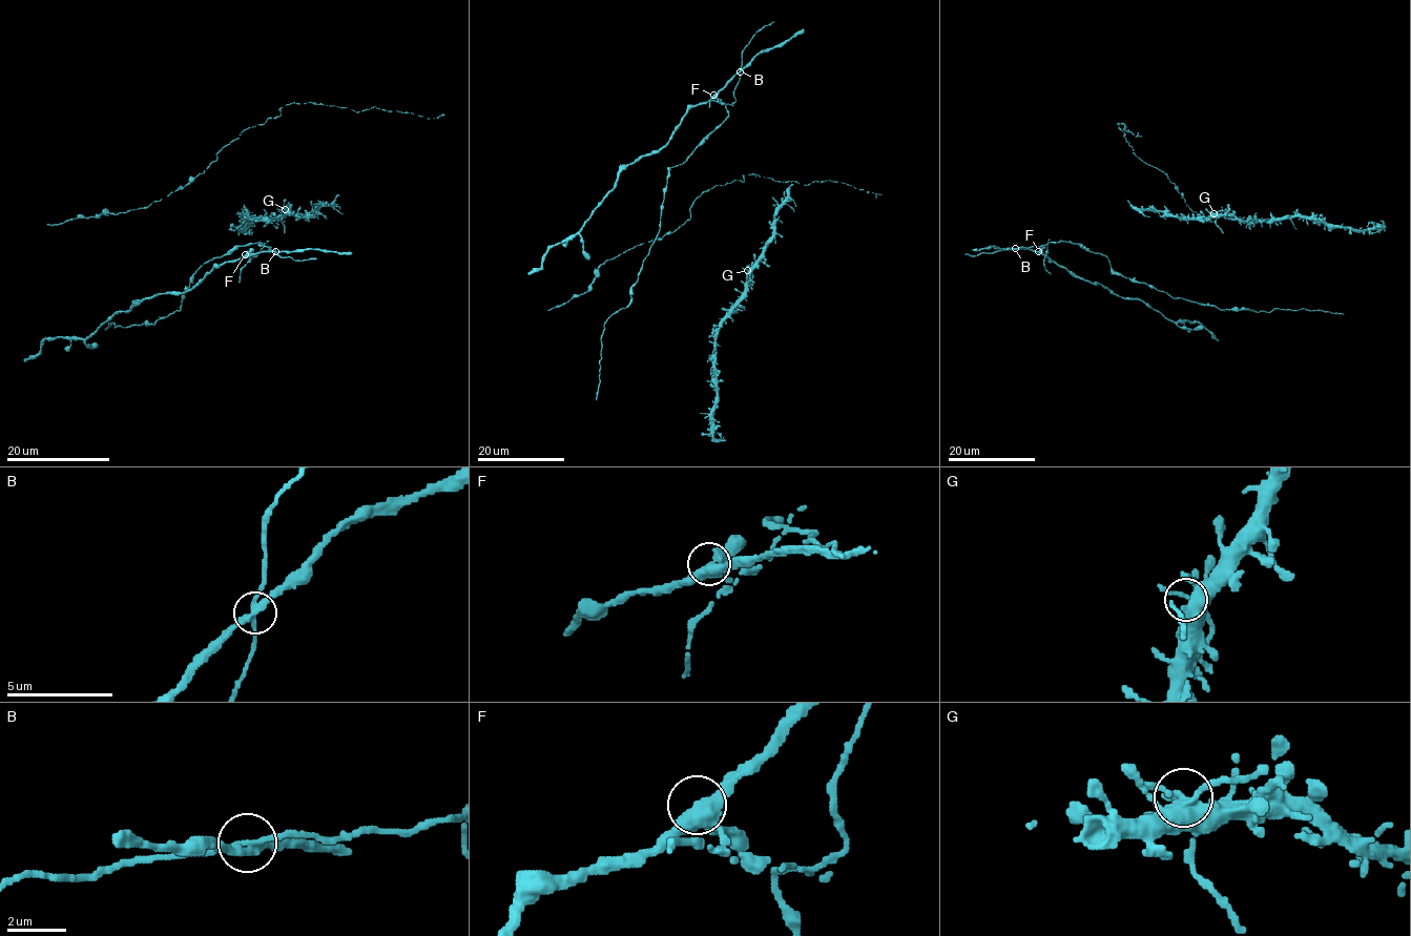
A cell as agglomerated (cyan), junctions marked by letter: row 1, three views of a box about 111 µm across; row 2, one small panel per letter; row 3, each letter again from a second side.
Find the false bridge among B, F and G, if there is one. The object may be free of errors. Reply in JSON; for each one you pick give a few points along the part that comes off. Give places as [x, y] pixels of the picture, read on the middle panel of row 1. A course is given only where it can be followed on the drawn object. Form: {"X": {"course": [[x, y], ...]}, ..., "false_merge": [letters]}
{"B": {"course": [[740, 71], [726, 119], [669, 170], [659, 233], [631, 288], [630, 304], [604, 324], [596, 399]]}, "false_merge": ["B"]}

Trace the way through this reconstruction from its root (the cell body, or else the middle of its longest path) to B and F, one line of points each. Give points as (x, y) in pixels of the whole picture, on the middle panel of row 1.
B: (720, 126), (728, 116), (726, 105), (735, 101), (734, 89), (740, 71)
F: (720, 126), (728, 116), (726, 105), (729, 104), (719, 102), (713, 95)

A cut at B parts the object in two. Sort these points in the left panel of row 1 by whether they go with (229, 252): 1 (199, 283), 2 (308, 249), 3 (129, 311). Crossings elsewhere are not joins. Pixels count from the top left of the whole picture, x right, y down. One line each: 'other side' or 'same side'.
1: other side
2: other side
3: other side

